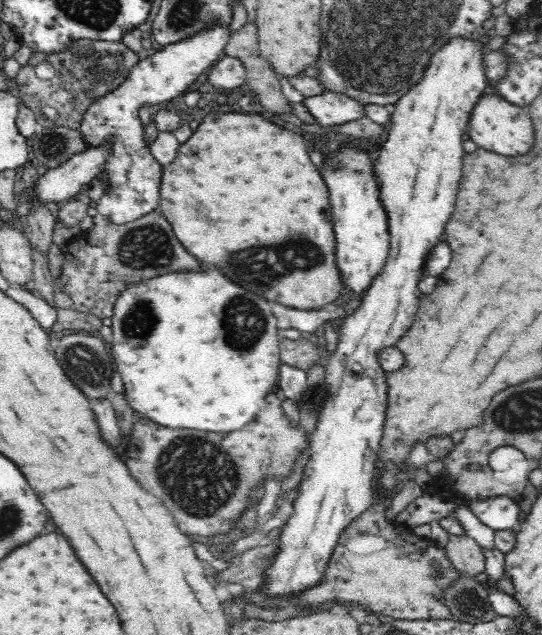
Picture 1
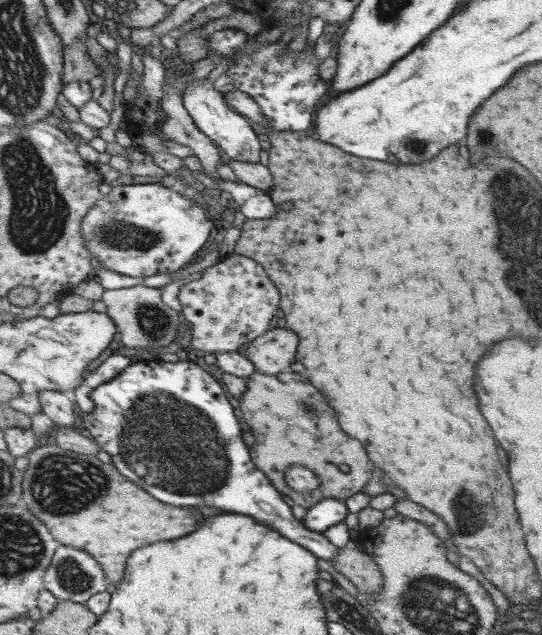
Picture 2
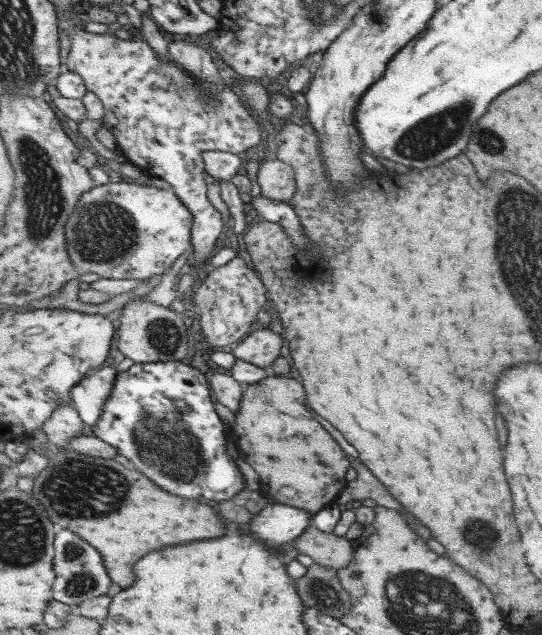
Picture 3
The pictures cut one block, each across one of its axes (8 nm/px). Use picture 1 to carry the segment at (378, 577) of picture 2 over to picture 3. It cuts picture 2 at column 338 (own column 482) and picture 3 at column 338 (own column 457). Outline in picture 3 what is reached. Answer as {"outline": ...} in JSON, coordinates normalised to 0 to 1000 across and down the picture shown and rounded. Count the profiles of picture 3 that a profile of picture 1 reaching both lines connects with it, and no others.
{"outline":[[[574,825],[563,839],[546,847],[542,861],[552,871],[576,877],[581,887],[635,898],[655,885],[653,858],[635,844],[596,838]]]}

